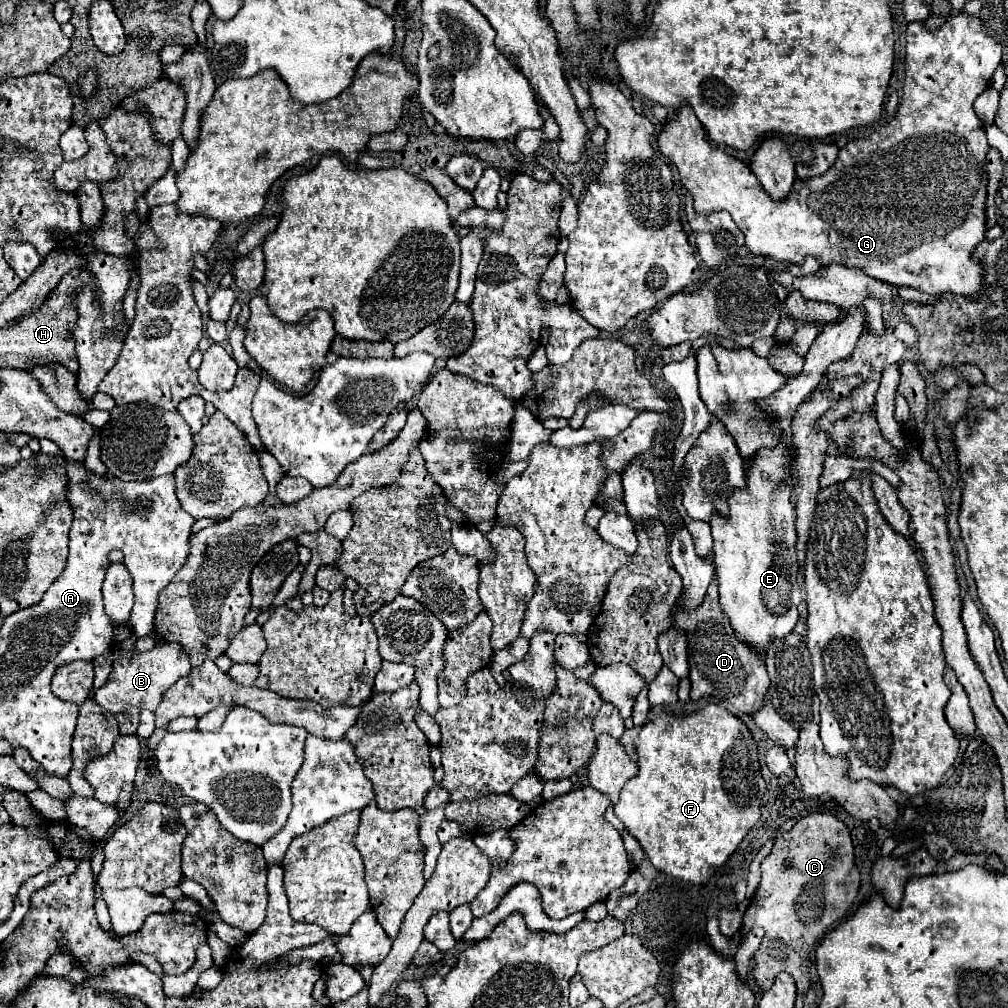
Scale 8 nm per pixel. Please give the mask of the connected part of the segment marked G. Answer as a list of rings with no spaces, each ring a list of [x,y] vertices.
[[[967,13],[949,15],[937,31],[927,31],[921,23],[909,23],[903,99],[897,115],[873,135],[849,141],[827,173],[811,179],[795,179],[793,189],[783,201],[773,201],[763,191],[747,163],[727,155],[707,139],[703,125],[689,105],[683,105],[669,117],[657,139],[657,147],[679,169],[681,183],[693,195],[697,213],[729,211],[753,255],[797,265],[813,255],[821,267],[829,263],[861,267],[869,277],[899,287],[913,287],[925,293],[977,295],[985,281],[985,267],[975,259],[975,249],[987,239],[987,173],[979,163],[983,163],[989,143],[985,127],[973,111],[973,101],[989,87],[991,75],[1001,63],[1001,49],[1001,43],[987,37],[981,19]]]

